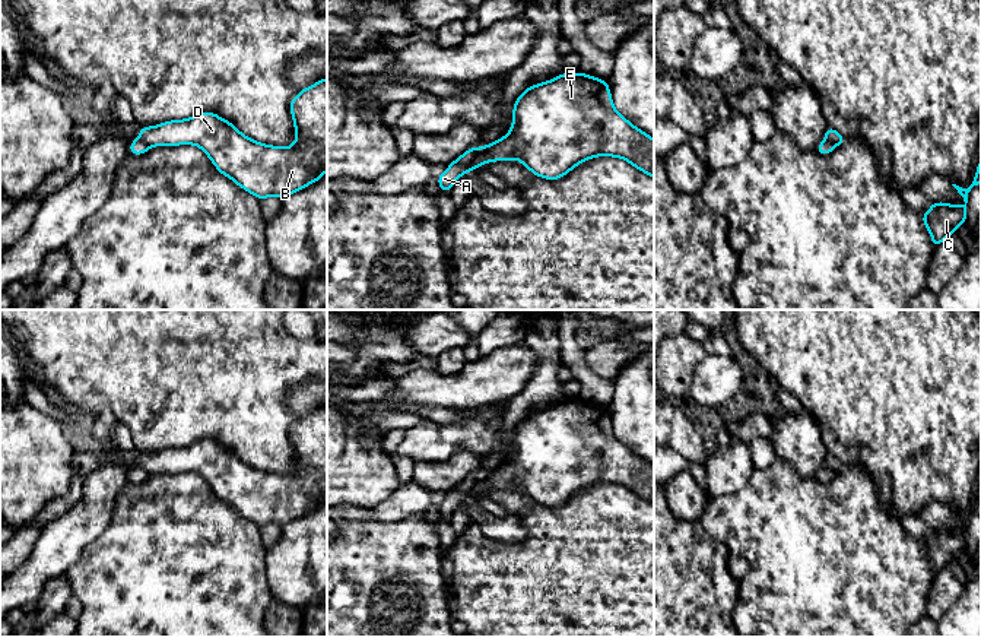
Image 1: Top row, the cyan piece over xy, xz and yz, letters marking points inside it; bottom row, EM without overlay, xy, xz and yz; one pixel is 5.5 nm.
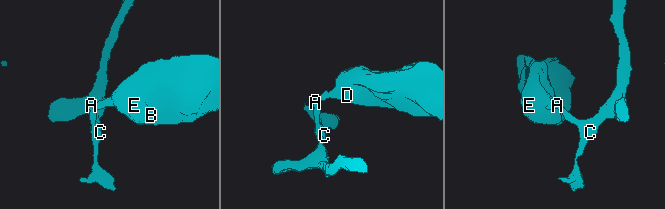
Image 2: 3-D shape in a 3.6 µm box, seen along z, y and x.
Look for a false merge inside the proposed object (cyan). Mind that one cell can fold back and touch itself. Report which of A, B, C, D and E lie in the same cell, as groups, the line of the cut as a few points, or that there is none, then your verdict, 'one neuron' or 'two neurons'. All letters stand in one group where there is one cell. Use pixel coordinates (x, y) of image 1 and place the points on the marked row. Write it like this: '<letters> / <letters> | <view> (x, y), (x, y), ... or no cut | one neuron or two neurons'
A C / B D E | xz (482, 148), (464, 165), (463, 173) | two neurons

